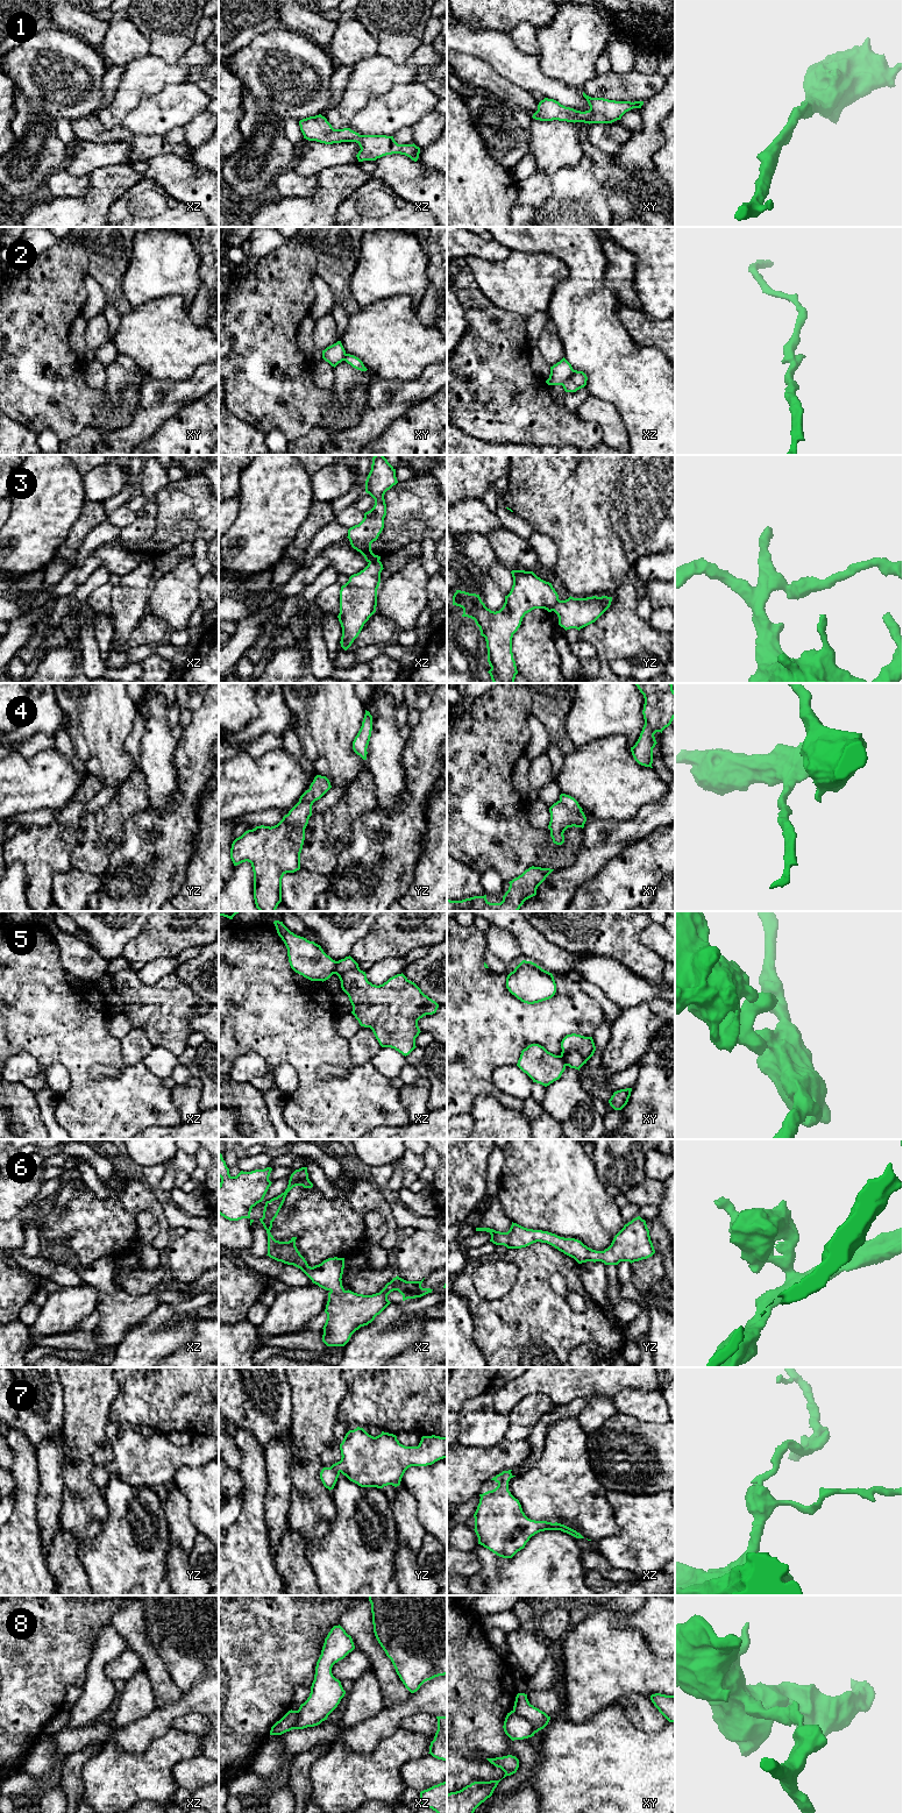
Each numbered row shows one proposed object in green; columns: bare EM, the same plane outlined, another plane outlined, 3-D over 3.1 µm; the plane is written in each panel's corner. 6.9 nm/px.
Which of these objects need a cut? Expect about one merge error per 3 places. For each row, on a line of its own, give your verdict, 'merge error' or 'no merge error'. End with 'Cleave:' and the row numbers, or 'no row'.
1: no merge error
2: merge error
3: merge error
4: no merge error
5: merge error
6: no merge error
7: no merge error
8: merge error
Cleave: 2, 3, 5, 8

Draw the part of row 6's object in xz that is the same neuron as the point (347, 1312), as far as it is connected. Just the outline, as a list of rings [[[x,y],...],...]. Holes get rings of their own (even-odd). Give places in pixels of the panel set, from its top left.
[[[307,1167],[296,1169],[290,1176],[285,1192],[265,1202],[263,1217],[259,1221],[268,1233],[266,1256],[300,1268],[313,1284],[329,1292],[325,1309],[327,1320],[322,1328],[322,1342],[327,1346],[344,1346],[356,1330],[371,1323],[391,1303],[387,1300],[391,1292],[398,1291],[403,1295],[403,1301],[432,1293],[433,1289],[421,1287],[425,1278],[421,1281],[406,1281],[398,1275],[387,1282],[379,1293],[372,1295],[346,1291],[341,1280],[344,1258],[328,1258],[311,1267],[296,1246],[297,1237],[292,1237],[289,1242],[276,1240],[270,1232],[272,1222],[287,1193],[296,1186],[313,1187],[308,1179]]]

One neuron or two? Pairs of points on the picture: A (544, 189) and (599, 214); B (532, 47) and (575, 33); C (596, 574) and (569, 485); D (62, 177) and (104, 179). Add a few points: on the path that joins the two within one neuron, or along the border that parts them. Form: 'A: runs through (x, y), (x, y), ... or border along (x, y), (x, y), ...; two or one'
A: border along (552, 175), (550, 196), (537, 208); two
B: border along (537, 28), (538, 54); two
C: runs through (596, 552), (596, 512), (591, 507); one
D: border along (90, 175), (90, 186), (80, 196), (69, 196); two

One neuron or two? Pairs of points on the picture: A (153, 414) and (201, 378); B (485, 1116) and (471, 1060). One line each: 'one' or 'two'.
A: one
B: two

